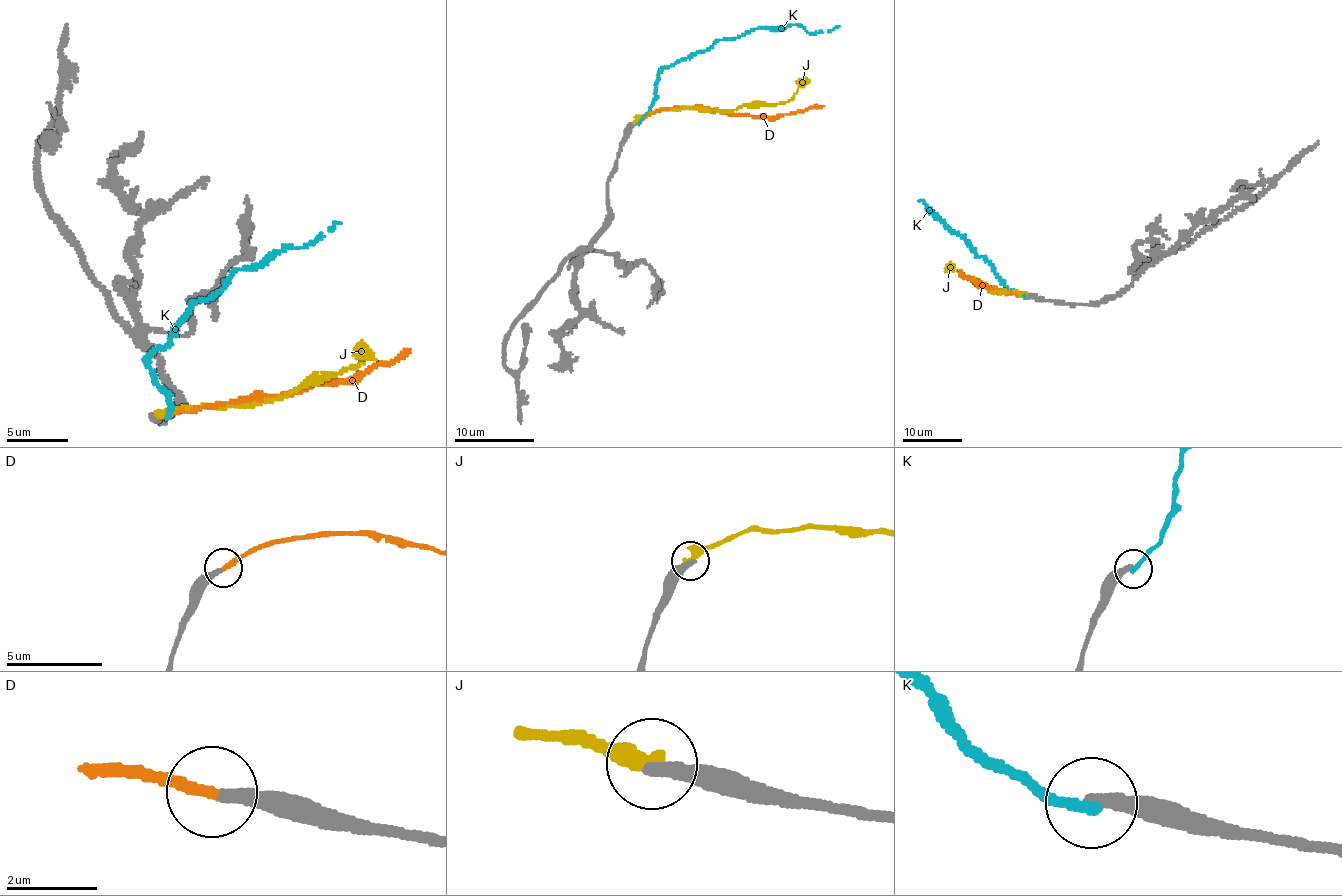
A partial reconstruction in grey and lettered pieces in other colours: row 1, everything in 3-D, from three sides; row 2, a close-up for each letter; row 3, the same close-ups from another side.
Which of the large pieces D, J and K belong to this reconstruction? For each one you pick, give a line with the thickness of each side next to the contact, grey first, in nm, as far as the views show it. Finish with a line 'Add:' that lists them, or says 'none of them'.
D: 320/260 nm
Add: D

